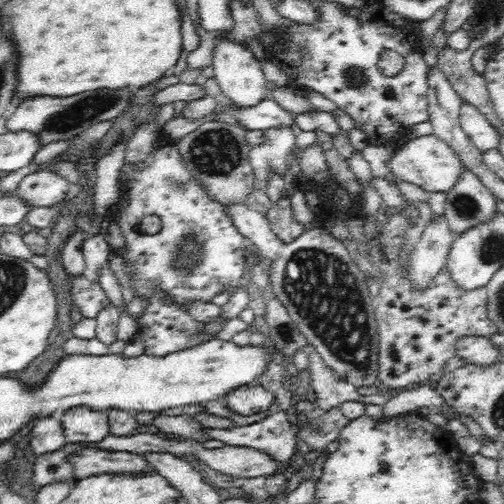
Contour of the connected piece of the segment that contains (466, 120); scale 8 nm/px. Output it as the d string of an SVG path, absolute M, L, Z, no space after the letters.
M462 104L460 108L459 119L462 128L472 143L482 154L495 150L498 144L498 135L495 128L489 123L489 120L469 104Z

